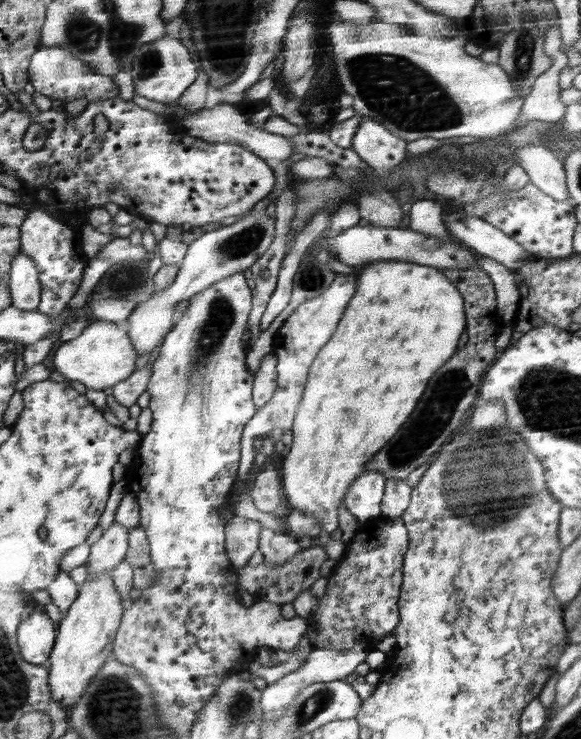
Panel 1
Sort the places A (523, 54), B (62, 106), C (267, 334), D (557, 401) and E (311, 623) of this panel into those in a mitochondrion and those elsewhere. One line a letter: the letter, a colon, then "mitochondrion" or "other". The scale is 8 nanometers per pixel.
A: mitochondrion
B: other
C: other
D: mitochondrion
E: other

